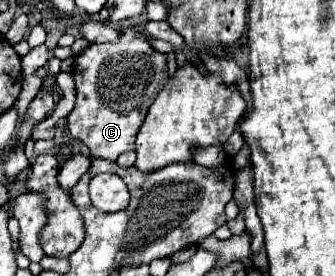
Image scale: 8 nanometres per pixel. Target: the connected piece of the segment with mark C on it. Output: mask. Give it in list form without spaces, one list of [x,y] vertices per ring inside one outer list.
[[[123,29],[115,43],[89,45],[79,55],[75,55],[71,73],[77,87],[77,103],[71,115],[67,117],[69,133],[89,149],[91,157],[101,157],[107,161],[115,161],[121,153],[135,149],[135,137],[143,125],[143,119],[151,103],[155,101],[155,95],[161,91],[163,83],[169,79],[167,57],[151,47],[147,35],[133,29]]]

